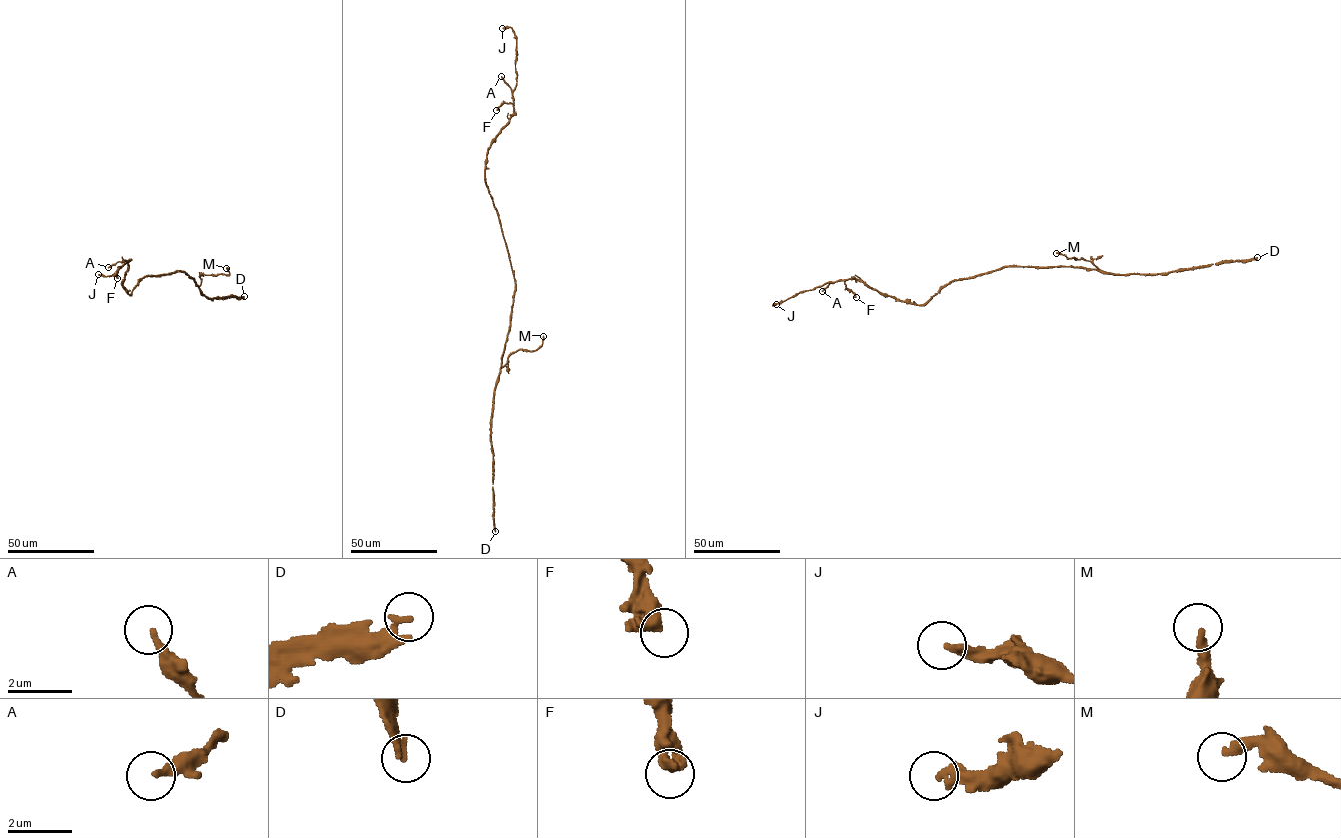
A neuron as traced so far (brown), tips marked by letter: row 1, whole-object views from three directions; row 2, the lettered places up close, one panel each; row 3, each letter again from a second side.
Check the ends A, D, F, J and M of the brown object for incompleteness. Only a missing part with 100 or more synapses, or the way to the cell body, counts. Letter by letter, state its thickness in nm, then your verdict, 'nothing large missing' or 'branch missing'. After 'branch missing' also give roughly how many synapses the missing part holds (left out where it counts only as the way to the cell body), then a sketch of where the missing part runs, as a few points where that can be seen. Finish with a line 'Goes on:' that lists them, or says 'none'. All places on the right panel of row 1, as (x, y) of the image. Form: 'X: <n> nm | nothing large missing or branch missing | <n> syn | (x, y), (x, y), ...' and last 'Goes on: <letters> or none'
A: 200 nm | nothing large missing
D: 120 nm | nothing large missing
F: 400 nm | nothing large missing
J: 260 nm | nothing large missing
M: 280 nm | nothing large missing
Goes on: none

